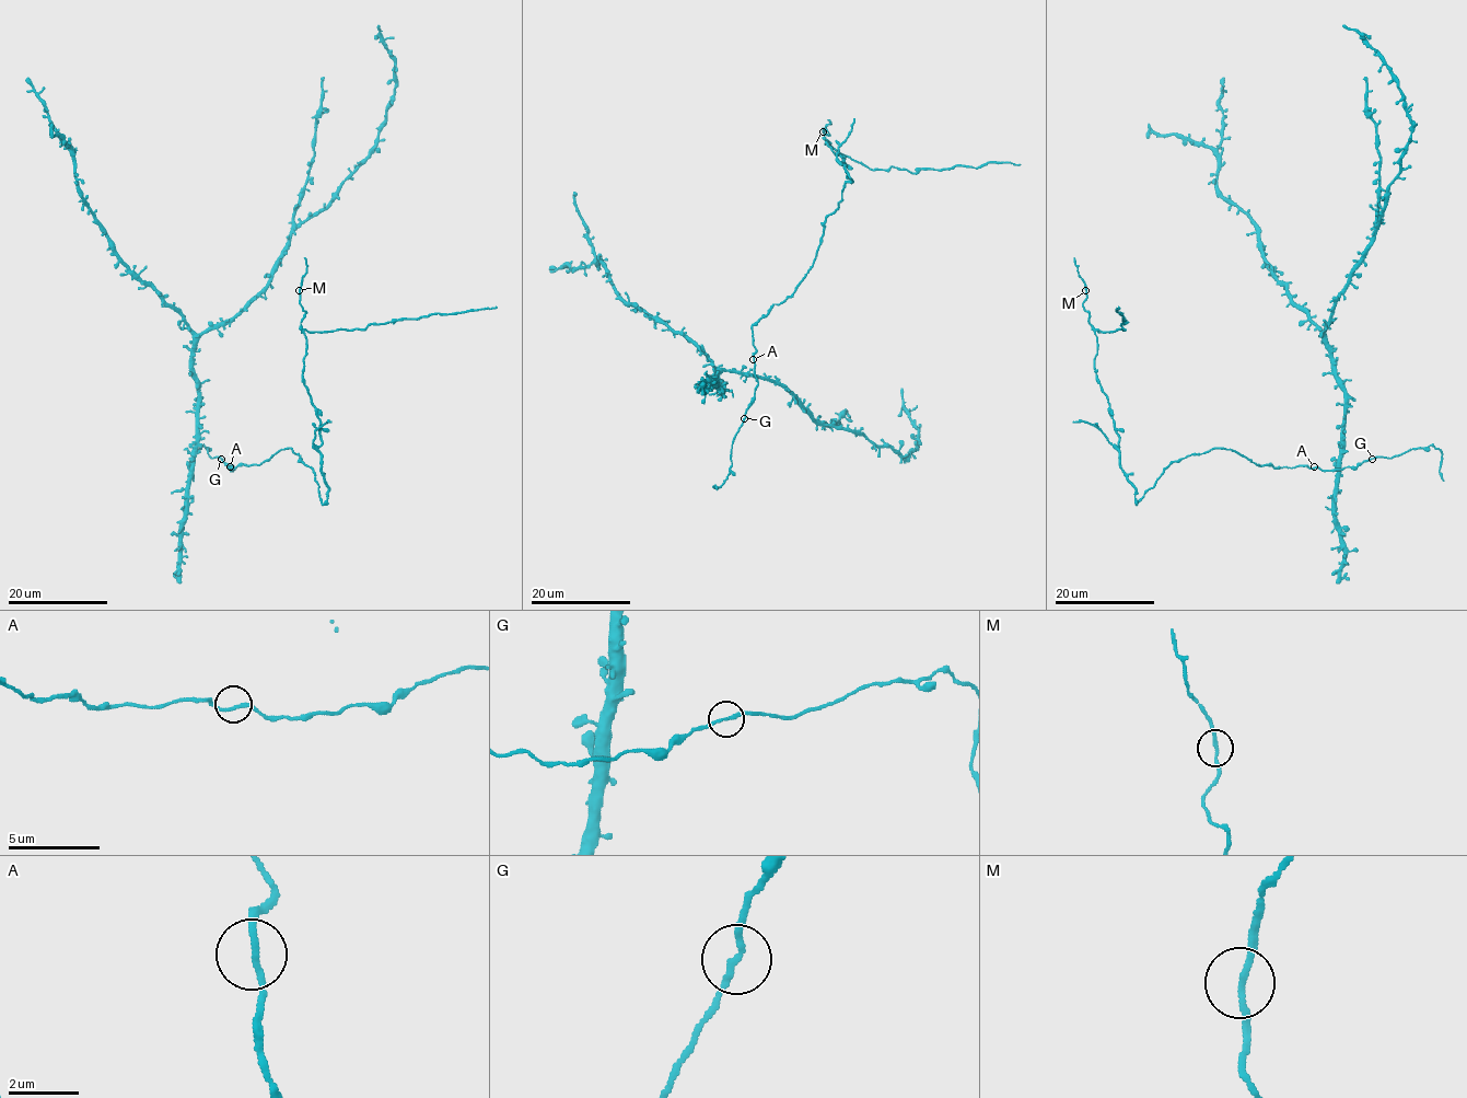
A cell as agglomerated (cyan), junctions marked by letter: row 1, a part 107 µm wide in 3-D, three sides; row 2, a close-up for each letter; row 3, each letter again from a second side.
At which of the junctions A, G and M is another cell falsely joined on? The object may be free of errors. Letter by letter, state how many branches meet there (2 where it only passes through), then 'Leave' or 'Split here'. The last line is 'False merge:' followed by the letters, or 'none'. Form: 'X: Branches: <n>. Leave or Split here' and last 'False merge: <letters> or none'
A: Branches: 2. Leave
G: Branches: 2. Leave
M: Branches: 2. Leave
False merge: none

